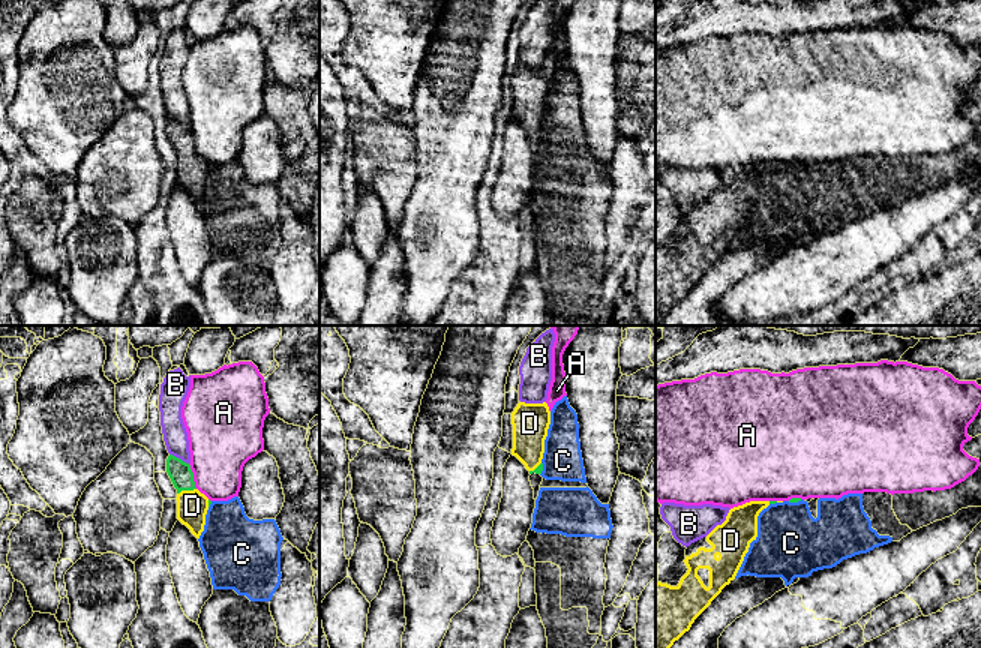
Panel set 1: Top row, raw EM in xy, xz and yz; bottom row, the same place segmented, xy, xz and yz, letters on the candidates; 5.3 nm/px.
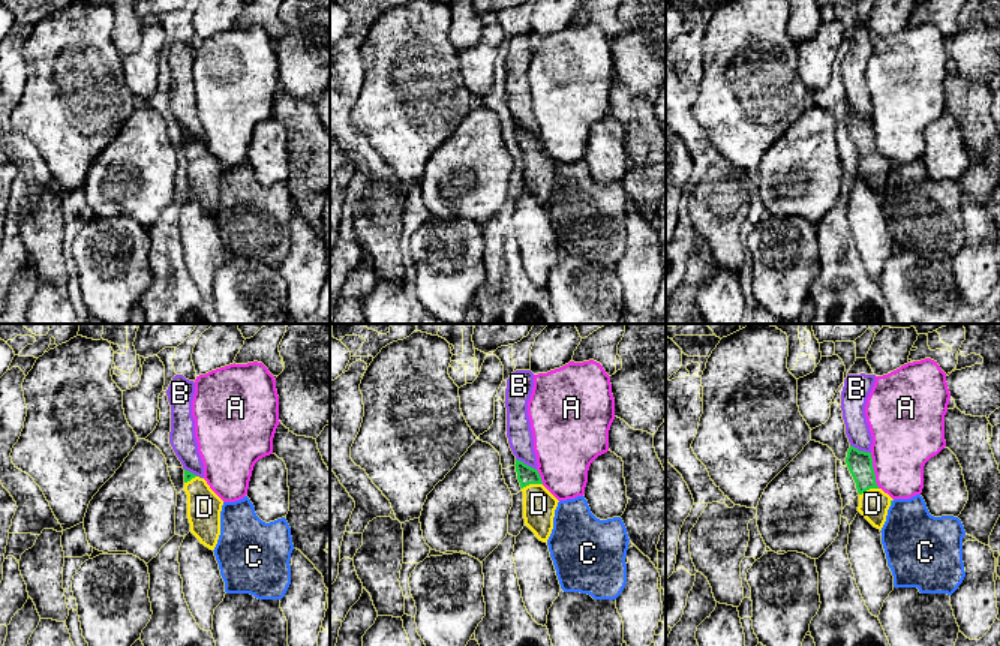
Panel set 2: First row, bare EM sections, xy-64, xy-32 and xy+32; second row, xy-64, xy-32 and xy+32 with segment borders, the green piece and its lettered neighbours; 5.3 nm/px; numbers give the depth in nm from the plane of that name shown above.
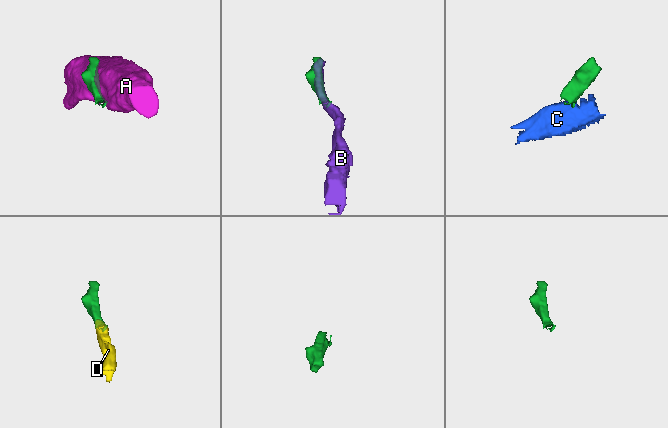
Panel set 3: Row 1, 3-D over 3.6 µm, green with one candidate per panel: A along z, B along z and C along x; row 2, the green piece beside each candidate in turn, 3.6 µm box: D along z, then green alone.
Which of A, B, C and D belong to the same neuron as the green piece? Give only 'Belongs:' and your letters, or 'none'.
Belongs: D

